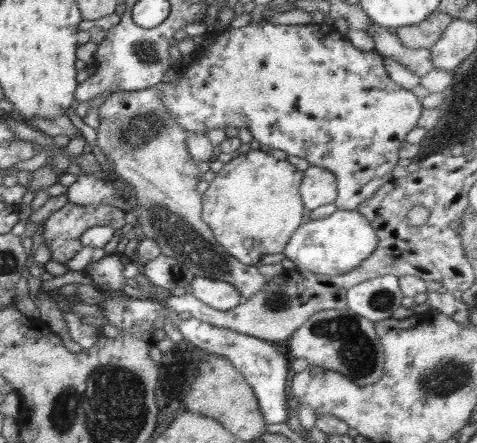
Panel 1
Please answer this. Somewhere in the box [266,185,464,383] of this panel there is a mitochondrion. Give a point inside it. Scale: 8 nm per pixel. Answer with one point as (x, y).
(381, 300)

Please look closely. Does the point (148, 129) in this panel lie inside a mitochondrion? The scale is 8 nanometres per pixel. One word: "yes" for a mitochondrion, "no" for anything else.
yes

